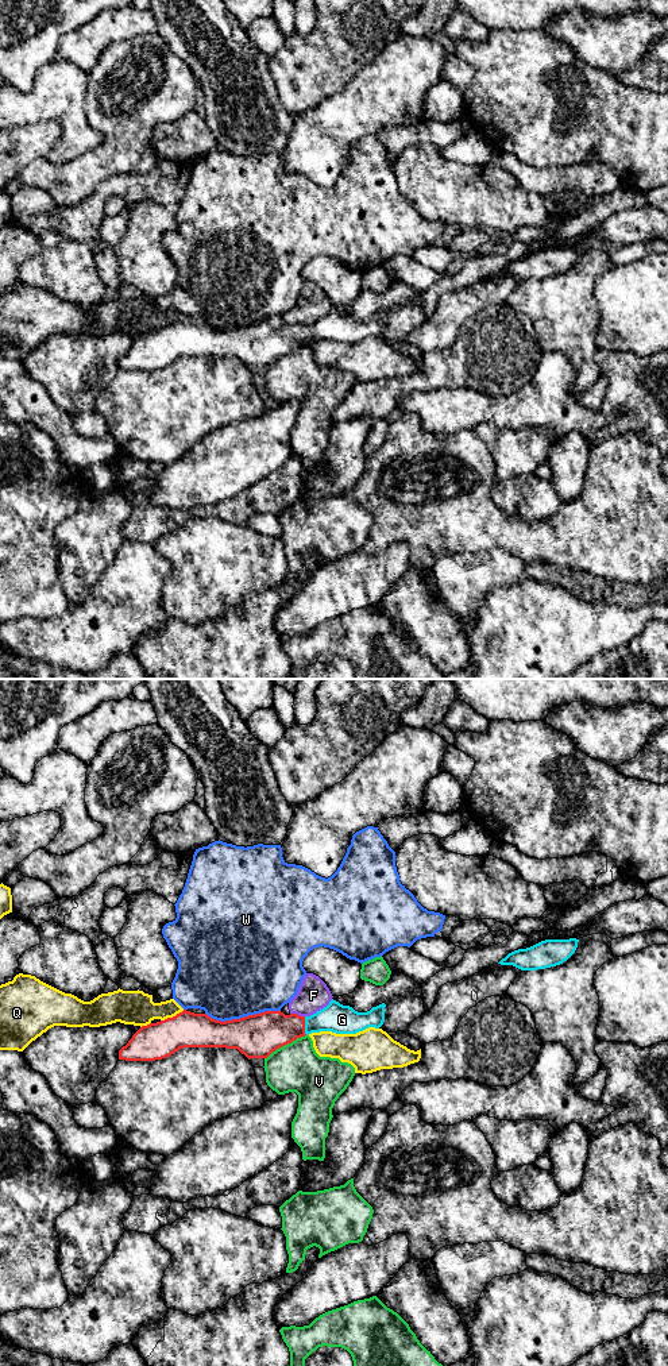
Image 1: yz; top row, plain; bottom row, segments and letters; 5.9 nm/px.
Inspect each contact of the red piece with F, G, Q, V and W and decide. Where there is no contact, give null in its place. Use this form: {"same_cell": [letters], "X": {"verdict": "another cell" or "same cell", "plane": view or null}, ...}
{"same_cell": ["G"], "F": {"verdict": "another cell", "plane": "yz"}, "G": {"verdict": "same cell", "plane": "yz"}, "Q": {"verdict": "another cell", "plane": "yz"}, "V": {"verdict": "another cell", "plane": "yz"}, "W": {"verdict": "another cell", "plane": "yz"}}

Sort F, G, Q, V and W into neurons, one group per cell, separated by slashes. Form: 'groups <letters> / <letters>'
groups F / G / Q / V / W

